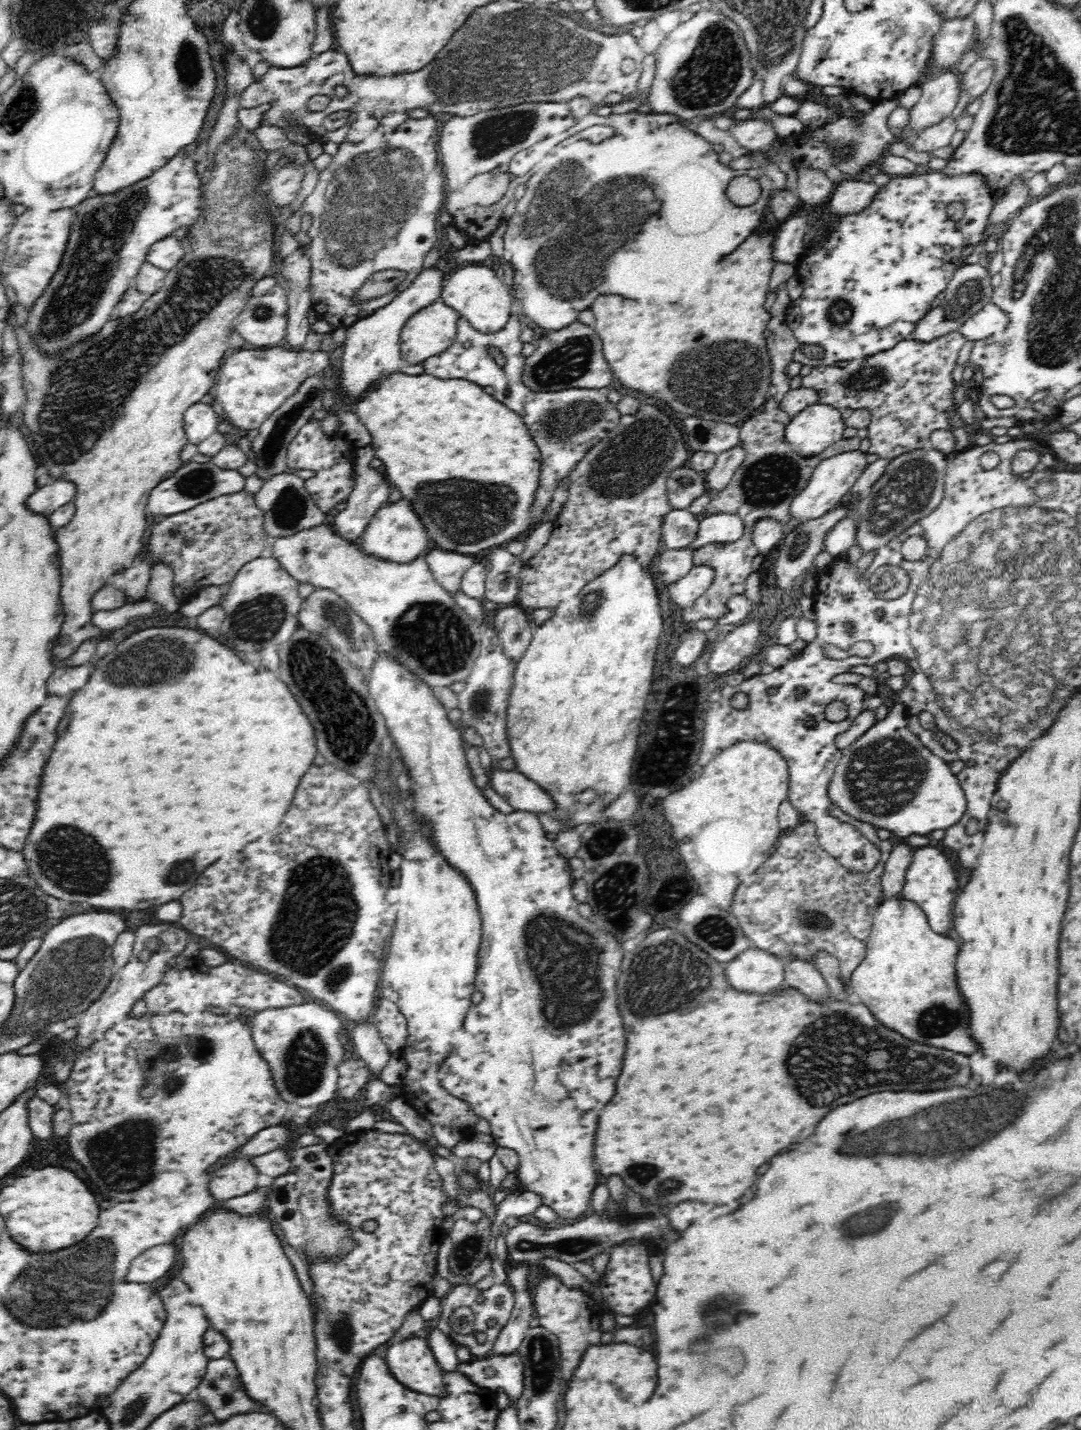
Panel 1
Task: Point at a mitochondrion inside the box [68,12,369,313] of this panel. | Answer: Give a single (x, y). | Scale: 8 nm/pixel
(188, 66)

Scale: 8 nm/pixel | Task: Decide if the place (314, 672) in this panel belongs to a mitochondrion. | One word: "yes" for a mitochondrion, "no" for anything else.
yes

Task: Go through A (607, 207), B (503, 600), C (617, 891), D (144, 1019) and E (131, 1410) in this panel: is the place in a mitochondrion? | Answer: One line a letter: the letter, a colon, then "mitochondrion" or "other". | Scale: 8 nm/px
A: mitochondrion
B: other
C: mitochondrion
D: other
E: mitochondrion

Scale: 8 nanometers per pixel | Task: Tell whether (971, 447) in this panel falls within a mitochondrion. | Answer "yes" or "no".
no

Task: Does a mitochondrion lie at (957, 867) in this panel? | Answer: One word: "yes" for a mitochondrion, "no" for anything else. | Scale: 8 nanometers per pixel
no

